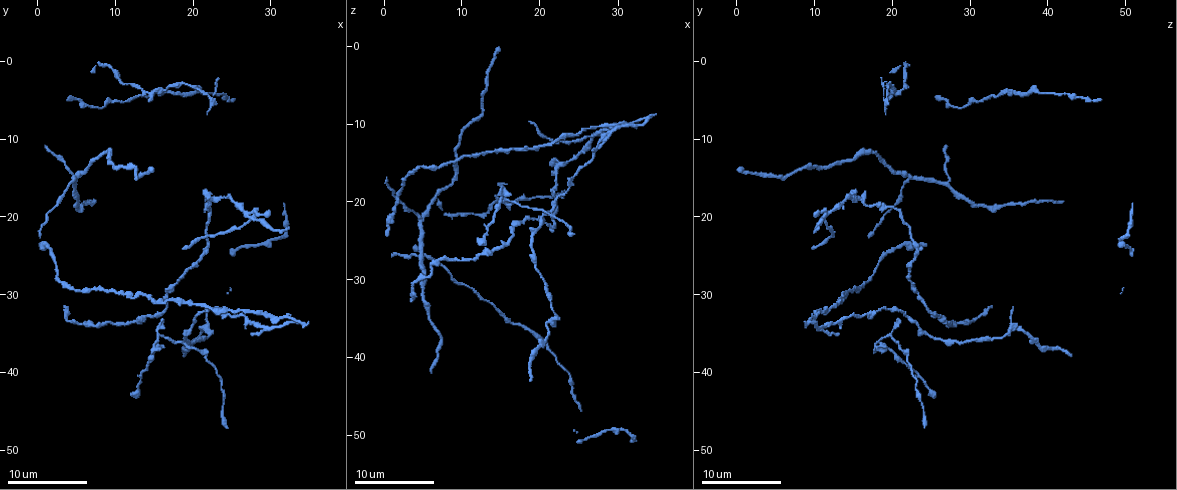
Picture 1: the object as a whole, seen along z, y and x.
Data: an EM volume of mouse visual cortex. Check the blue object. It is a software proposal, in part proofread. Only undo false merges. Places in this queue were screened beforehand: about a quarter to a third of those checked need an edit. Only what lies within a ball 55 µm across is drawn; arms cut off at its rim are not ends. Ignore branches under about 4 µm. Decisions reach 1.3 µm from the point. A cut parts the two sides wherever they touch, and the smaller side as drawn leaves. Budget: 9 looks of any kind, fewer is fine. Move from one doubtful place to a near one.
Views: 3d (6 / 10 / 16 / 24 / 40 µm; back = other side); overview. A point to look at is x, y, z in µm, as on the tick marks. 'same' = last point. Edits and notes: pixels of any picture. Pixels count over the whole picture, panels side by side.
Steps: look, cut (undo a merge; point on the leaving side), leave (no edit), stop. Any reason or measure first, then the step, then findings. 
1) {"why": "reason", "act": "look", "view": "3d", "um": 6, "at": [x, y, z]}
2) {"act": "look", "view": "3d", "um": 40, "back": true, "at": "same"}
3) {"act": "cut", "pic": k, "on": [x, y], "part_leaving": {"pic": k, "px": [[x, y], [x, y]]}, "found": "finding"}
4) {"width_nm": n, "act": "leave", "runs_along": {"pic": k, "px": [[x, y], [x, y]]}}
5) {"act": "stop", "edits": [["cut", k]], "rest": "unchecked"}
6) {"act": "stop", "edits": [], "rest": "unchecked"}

{"why": "three arms meet", "act": "look", "view": "3d", "um": 10, "at": [5.0, 15.4, 27.4]}

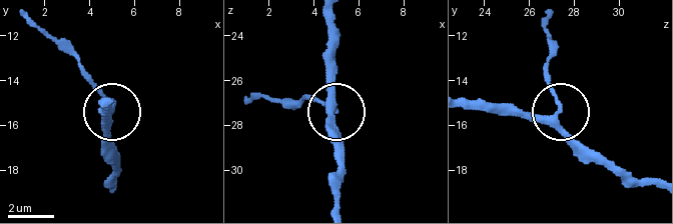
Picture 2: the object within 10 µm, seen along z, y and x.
{"act": "look", "view": "3d", "um": 10, "back": true, "at": [4.9, 15.6, 27.2]}

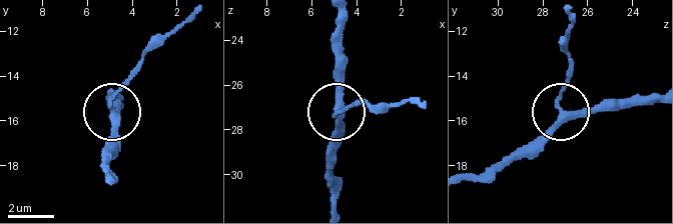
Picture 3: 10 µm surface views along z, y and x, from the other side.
{"width_nm": 260, "act": "leave", "found": "one cell here"}

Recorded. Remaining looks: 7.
{"why": "two arms in line, one across", "act": "look", "view": "3d", "um": 6, "at": [22.2, 5.2, 19.4]}

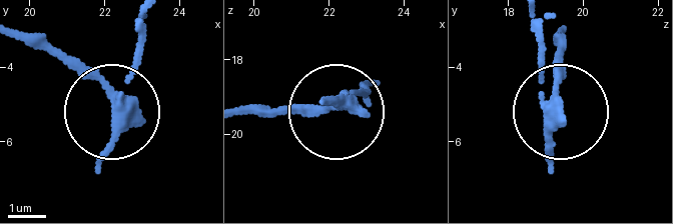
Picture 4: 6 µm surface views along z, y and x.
{"width_nm": 280, "act": "leave", "found": "all the same cell"}

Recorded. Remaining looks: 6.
{"why": "three arms meet", "act": "look", "view": "3d", "um": 10, "at": [33.2, 33.8, 10.0]}

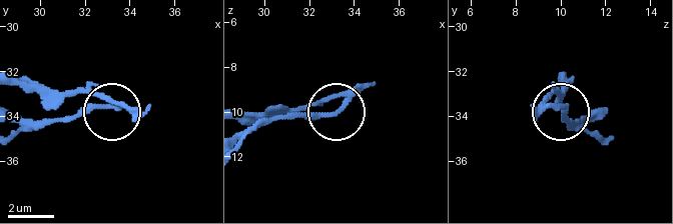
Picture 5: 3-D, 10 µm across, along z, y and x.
{"arms": 3, "act": "cut", "pic": 5, "on": [98, 96], "part_leaving": {"pic": 5, "px": [[126, 108], [82, 91], [19, 87]]}, "found": "a second cell is stuck on"}

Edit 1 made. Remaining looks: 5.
{"why": "four or more arms meet", "act": "look", "view": "3d", "um": 6, "at": [27.8, 20.0, 11.0]}

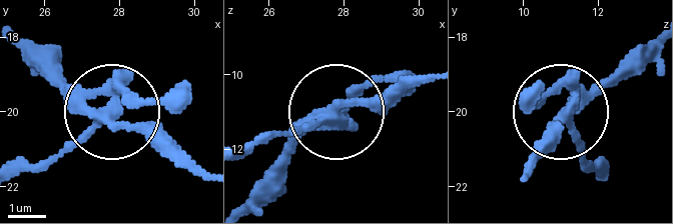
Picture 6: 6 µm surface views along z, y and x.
{"side_arm_um": 6, "act": "cut", "pic": 6, "on": [70, 151], "part_leaving": {"pic": 6, "px": [[107, 115], [25, 166]]}, "found": "a second cell is stuck on"}

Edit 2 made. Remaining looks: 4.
{"act": "stop", "edits": [["cut", 5], ["cut", 6]], "rest": "unchecked"}

